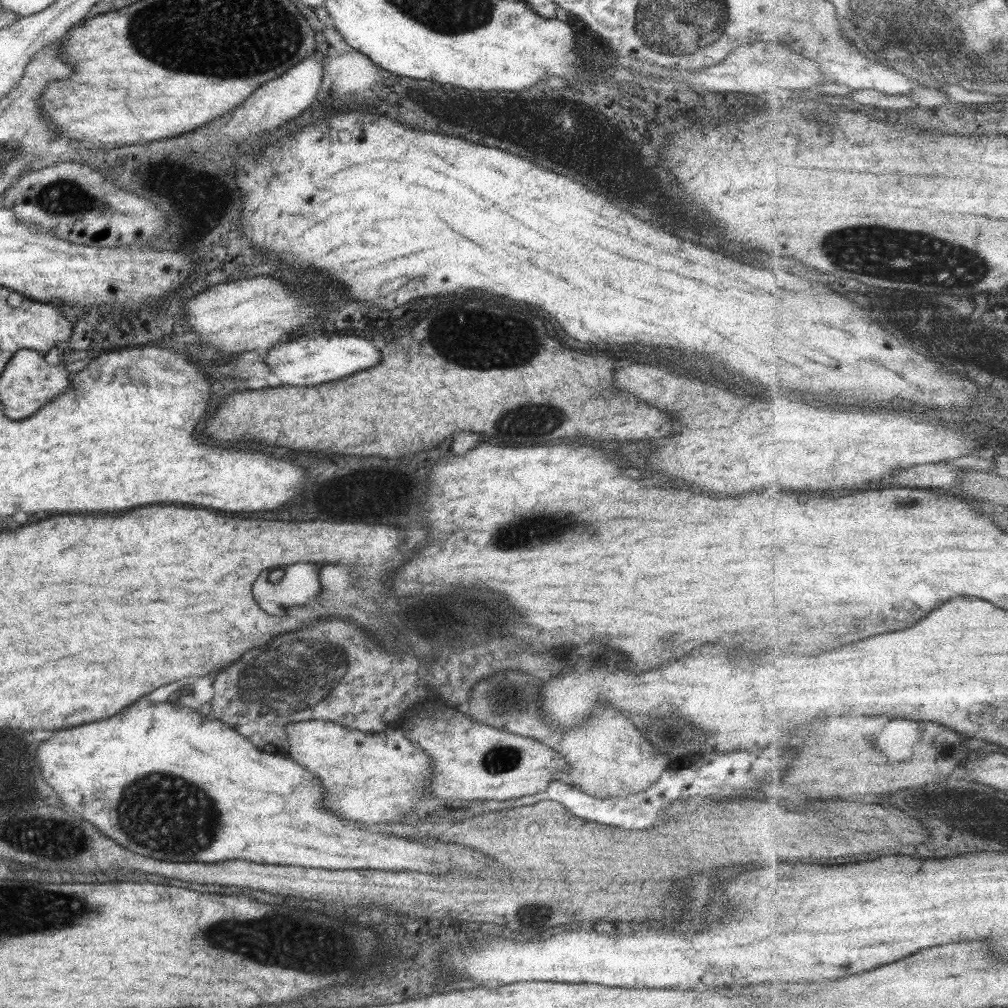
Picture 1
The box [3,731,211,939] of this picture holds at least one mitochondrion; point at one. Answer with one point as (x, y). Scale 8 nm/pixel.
(49, 912)

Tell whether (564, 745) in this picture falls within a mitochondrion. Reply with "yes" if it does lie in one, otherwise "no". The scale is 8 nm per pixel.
no

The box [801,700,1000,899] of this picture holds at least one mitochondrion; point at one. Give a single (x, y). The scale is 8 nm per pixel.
(949, 750)

